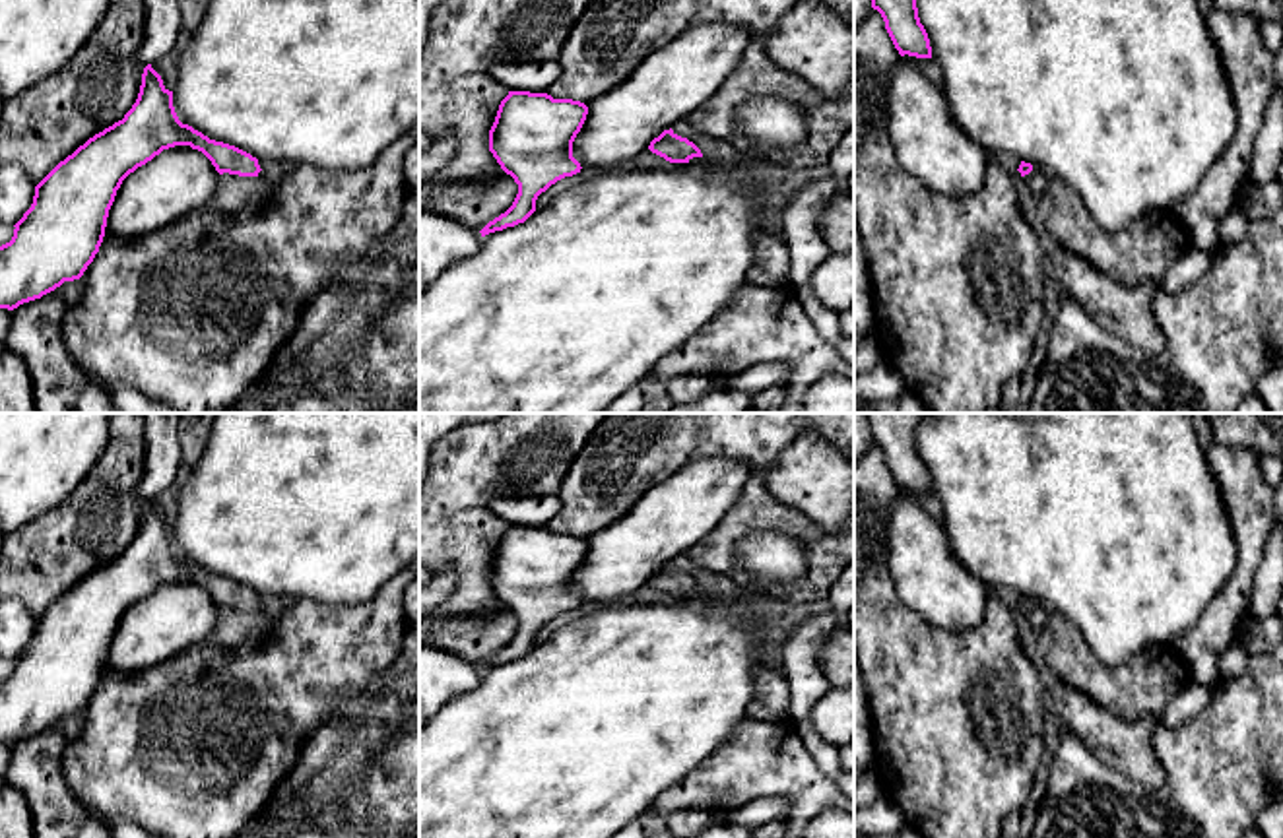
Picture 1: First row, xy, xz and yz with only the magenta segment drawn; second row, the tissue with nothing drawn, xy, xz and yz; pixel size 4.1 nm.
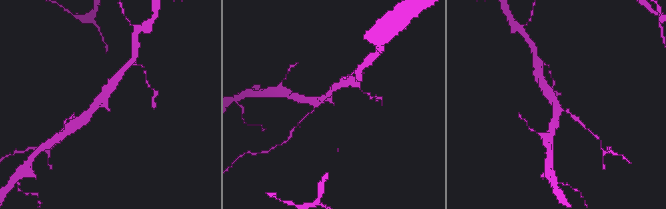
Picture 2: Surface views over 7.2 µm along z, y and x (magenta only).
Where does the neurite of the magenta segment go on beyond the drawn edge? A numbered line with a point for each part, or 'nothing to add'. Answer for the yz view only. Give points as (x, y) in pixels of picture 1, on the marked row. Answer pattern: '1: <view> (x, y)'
1: yz (1037, 179)

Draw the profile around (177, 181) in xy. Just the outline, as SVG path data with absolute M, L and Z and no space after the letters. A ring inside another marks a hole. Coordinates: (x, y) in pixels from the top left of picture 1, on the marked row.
M163 149L130 173L109 210L105 237L138 239L204 208L219 188L219 173L198 149Z

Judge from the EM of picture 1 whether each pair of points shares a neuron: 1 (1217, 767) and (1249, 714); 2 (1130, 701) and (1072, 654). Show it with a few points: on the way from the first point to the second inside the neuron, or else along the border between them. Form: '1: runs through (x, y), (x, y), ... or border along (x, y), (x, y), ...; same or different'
1: runs through (1229, 753), (1249, 734), (1249, 728); same
2: runs through (1117, 689), (1103, 685), (1085, 668); same

